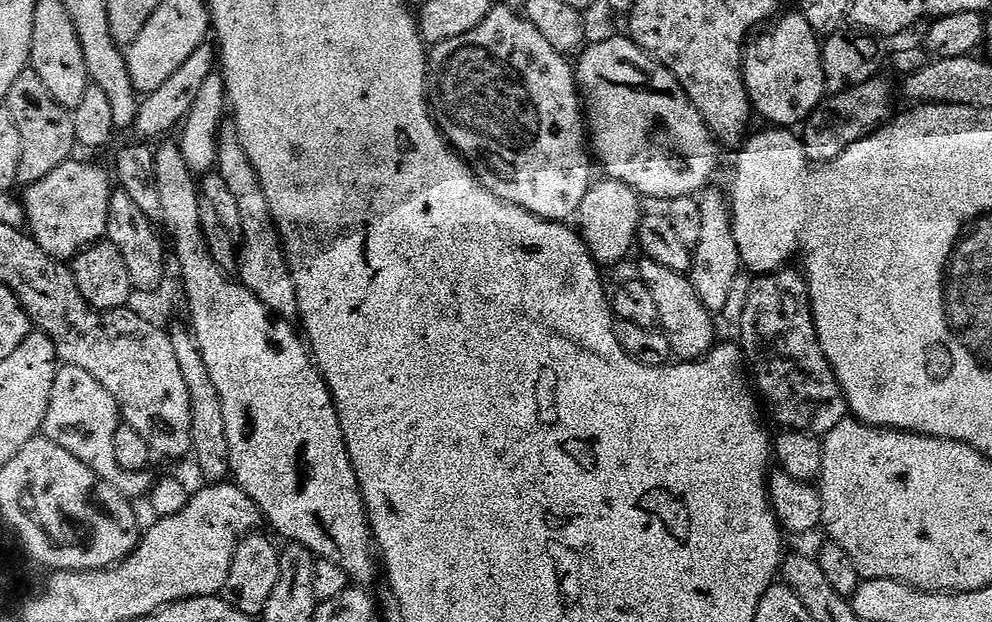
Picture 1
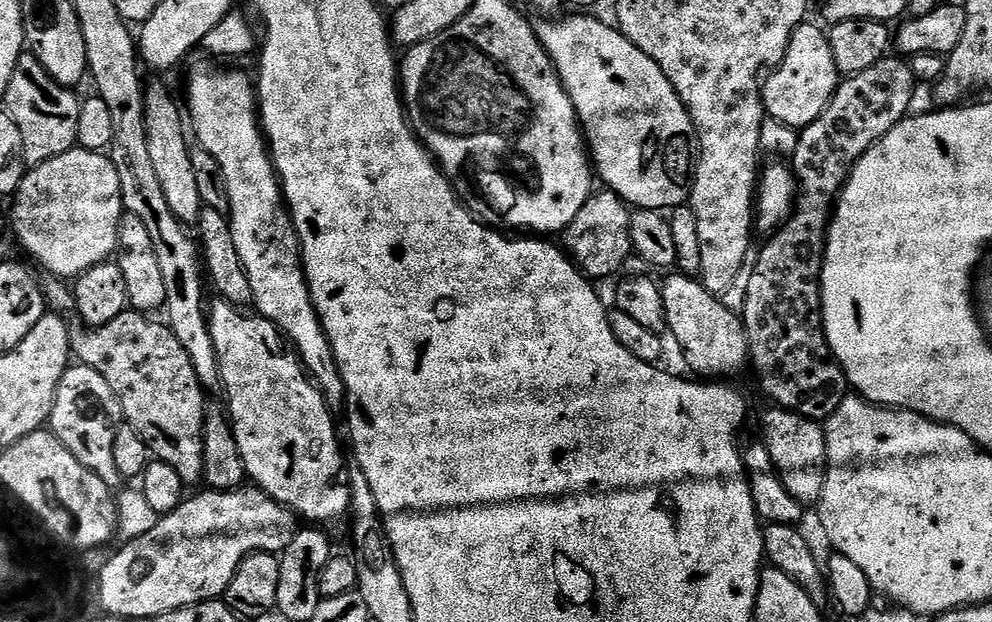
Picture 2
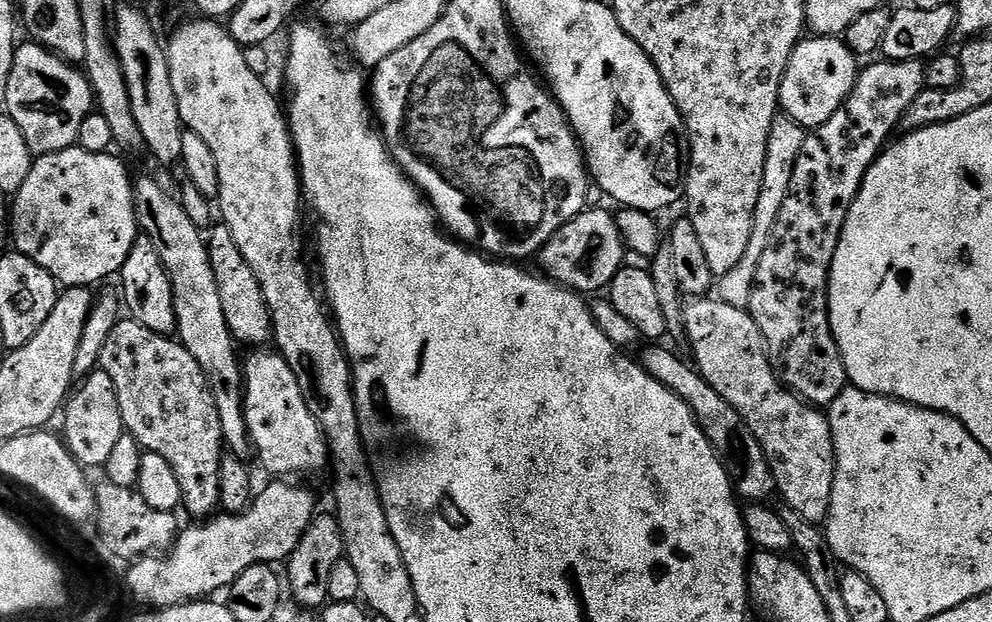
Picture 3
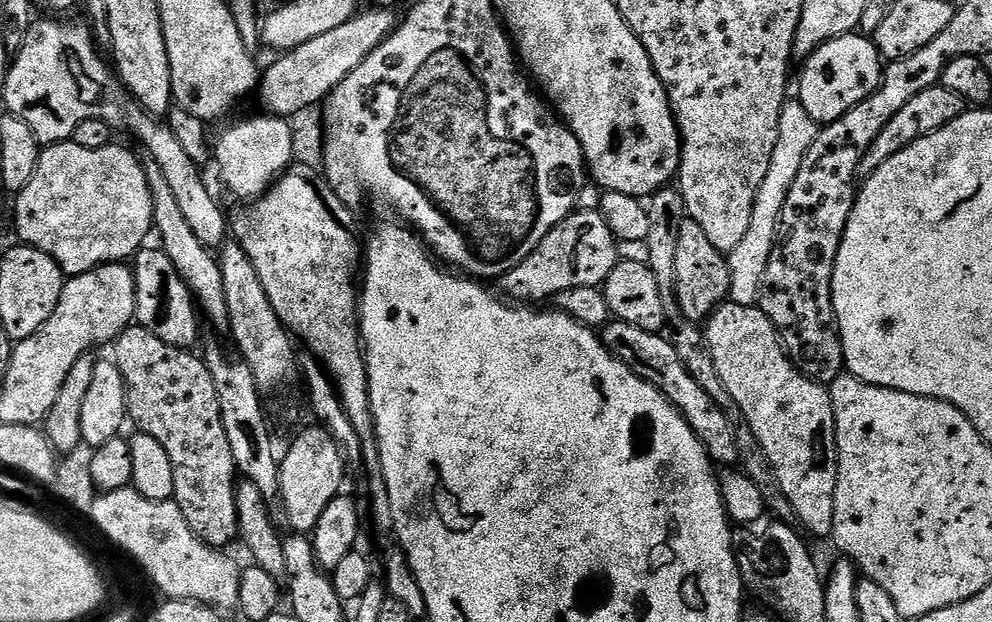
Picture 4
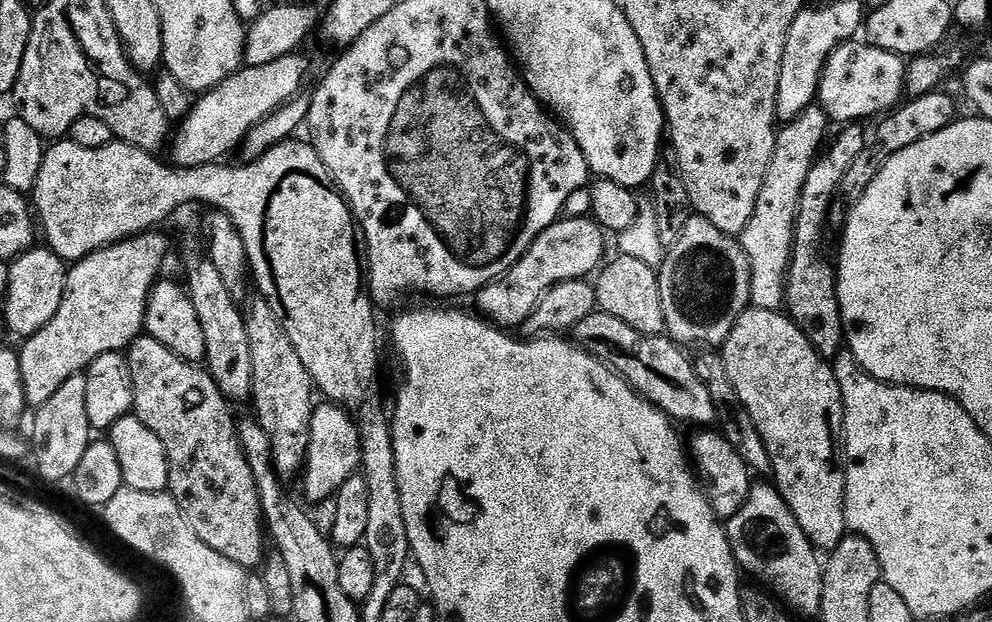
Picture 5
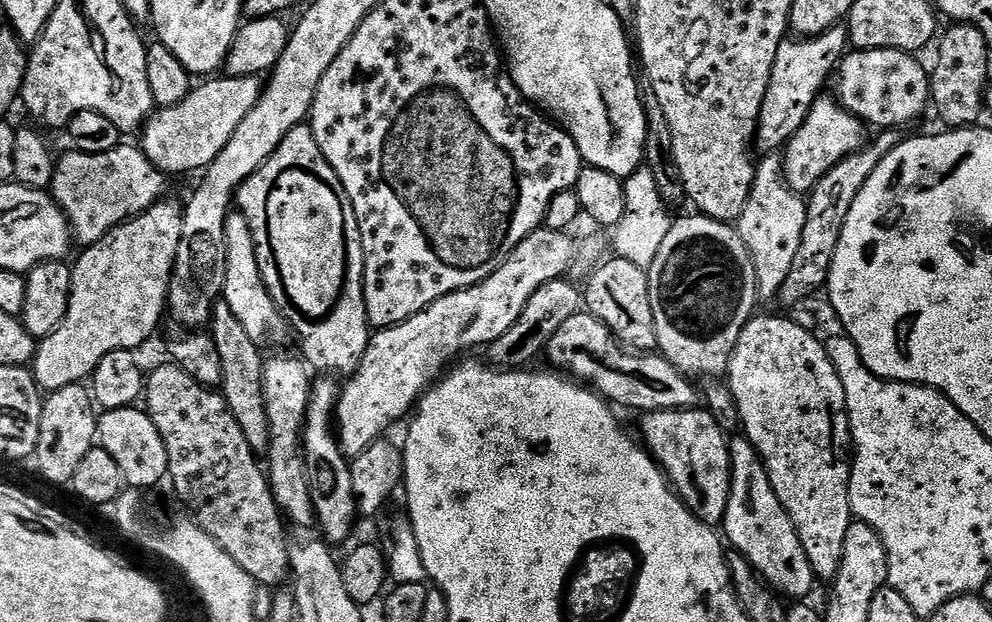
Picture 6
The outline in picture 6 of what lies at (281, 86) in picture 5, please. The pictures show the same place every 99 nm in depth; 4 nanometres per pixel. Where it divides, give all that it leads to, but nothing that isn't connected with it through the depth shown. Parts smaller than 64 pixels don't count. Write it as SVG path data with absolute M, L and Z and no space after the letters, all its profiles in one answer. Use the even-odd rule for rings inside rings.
M224 74L197 83L185 100L153 111L148 117L148 123L142 129L146 158L150 158L152 165L165 174L207 170L214 158L226 150L226 142L230 142L234 130L238 130L242 118L254 110L261 91L261 81L255 76Z

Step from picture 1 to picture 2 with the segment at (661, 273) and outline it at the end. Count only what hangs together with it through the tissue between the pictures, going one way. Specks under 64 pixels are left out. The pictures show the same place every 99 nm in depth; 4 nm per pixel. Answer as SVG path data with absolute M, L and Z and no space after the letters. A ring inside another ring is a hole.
M675 274L663 281L660 293L666 306L666 322L670 336L680 343L684 360L700 378L732 378L750 364L748 334L743 319L725 306L721 297L704 289L699 279Z

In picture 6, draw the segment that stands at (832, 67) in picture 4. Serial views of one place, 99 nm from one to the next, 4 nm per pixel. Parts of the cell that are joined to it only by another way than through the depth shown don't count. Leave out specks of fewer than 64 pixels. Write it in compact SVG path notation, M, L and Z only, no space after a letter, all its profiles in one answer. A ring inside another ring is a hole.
M852 50L838 65L834 89L841 106L853 112L865 125L876 130L900 130L903 124L929 111L932 99L929 69L919 64L910 52L886 50ZM840 76L840 77L839 77Z

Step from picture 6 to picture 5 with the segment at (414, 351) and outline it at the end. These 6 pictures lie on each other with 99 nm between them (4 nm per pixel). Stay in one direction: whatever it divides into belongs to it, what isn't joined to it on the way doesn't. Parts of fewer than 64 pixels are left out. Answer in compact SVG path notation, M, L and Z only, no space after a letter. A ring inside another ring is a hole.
M591 218L557 220L542 230L538 238L534 238L530 250L526 250L526 254L522 254L522 258L518 258L518 262L514 262L508 272L475 293L474 300L480 307L479 315L505 330L519 329L538 306L540 297L554 286L591 277L605 263L604 239L604 229ZM320 402L312 409L310 418L310 448L308 463L302 473L304 496L312 504L331 501L339 488L357 475L360 467L360 435L352 417L331 402Z

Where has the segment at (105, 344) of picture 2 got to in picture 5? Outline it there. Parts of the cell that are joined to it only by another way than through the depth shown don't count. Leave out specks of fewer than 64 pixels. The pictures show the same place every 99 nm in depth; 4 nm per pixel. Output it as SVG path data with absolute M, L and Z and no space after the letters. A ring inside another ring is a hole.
M142 334L134 343L126 350L128 365L130 366L130 378L134 378L134 406L132 412L142 422L146 422L146 426L150 426L150 430L154 430L154 434L158 434L162 446L166 446L166 454L168 455L168 486L167 491L174 498L174 502L178 502L178 510L182 514L182 518L186 518L186 522L190 526L190 530L194 530L194 534L198 534L198 538L202 538L202 542L206 542L206 546L210 546L210 550L218 550L218 554L222 554L222 558L230 558L238 566L242 566L246 570L256 570L263 565L266 555L266 547L264 548L264 540L266 541L266 525L264 522L264 511L262 510L262 502L258 494L258 486L254 474L250 474L250 464L246 462L242 446L238 442L238 434L236 426L237 417L232 417L230 402L222 394L222 390L214 382L212 373L207 367L191 364L182 358L178 358L178 354L174 354L174 350L166 350L166 346L162 346L162 342L158 342L152 336Z

